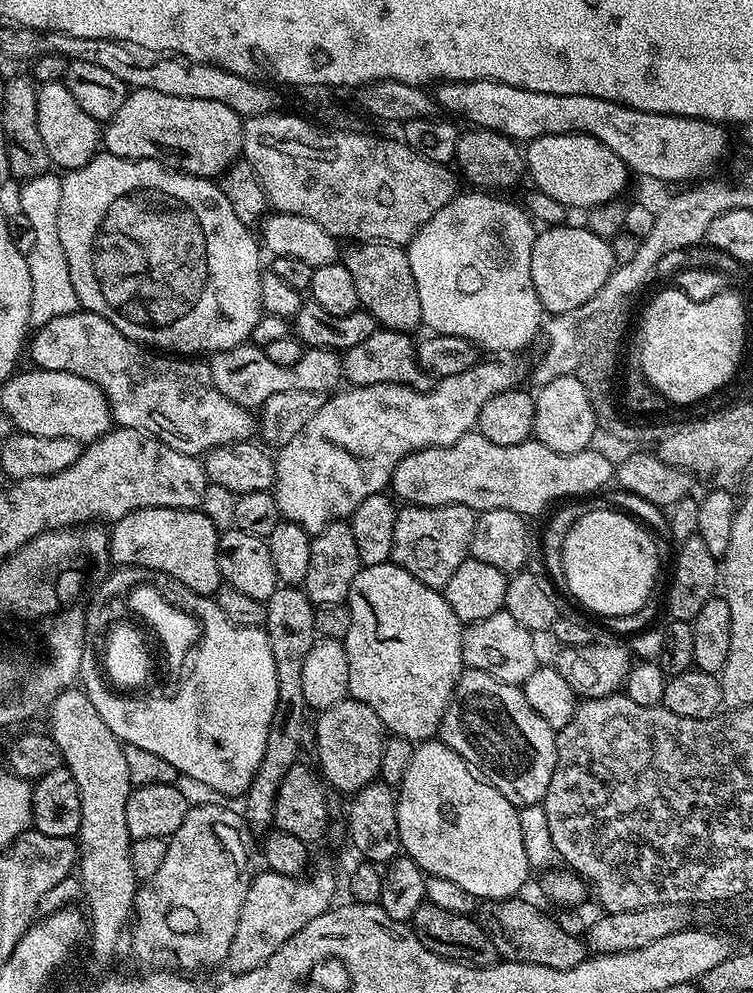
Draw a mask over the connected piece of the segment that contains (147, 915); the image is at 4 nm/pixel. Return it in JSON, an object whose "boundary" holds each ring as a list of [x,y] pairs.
{"boundary":[[[200,804],[189,807],[186,818],[182,826],[168,840],[168,849],[166,850],[166,859],[162,862],[162,867],[158,869],[158,874],[154,878],[143,881],[142,886],[137,887],[136,903],[134,905],[134,924],[136,920],[136,929],[132,932],[132,952],[141,960],[148,964],[152,970],[183,970],[185,973],[192,974],[195,968],[216,968],[225,963],[228,959],[230,942],[234,942],[234,930],[238,930],[238,918],[242,910],[242,902],[246,902],[248,885],[252,882],[254,875],[253,869],[248,869],[248,844],[244,841],[244,835],[249,835],[250,829],[244,823],[243,815],[232,808],[223,808],[220,804]]]}

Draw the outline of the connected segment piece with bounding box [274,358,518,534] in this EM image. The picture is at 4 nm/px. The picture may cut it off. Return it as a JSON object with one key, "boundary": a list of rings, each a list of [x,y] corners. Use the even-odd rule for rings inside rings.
{"boundary":[[[487,358],[481,359],[474,366],[470,366],[470,370],[462,370],[462,374],[454,374],[453,376],[437,379],[434,390],[429,392],[419,392],[401,384],[371,384],[370,386],[348,386],[335,394],[329,395],[325,399],[324,405],[318,410],[318,414],[314,414],[314,418],[310,418],[310,422],[306,422],[306,426],[302,426],[299,434],[294,438],[290,438],[288,445],[279,449],[278,455],[275,457],[276,482],[274,495],[278,502],[278,510],[281,517],[294,522],[298,526],[302,526],[309,534],[322,531],[326,525],[333,524],[335,520],[347,521],[351,517],[352,512],[358,510],[358,506],[362,506],[362,502],[366,502],[366,498],[370,498],[370,494],[384,492],[391,485],[392,471],[395,470],[402,458],[406,458],[412,452],[420,452],[423,448],[449,448],[454,442],[458,442],[458,438],[468,435],[476,427],[478,414],[482,414],[482,406],[486,406],[486,402],[490,402],[490,398],[494,398],[494,394],[508,392],[511,388],[517,387],[518,384],[510,365],[499,364],[496,361],[499,359],[496,358],[488,359],[492,360],[487,360]]]}

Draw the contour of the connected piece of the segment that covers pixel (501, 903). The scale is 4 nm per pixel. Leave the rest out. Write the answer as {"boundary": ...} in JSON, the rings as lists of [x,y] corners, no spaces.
{"boundary":[[[521,898],[489,900],[478,908],[478,923],[484,927],[490,942],[504,960],[526,962],[534,966],[550,966],[550,970],[570,970],[588,959],[590,952],[585,941],[558,928],[548,916],[543,916],[532,904]]]}

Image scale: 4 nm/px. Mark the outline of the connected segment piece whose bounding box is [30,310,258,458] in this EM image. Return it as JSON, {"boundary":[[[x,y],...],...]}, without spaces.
{"boundary":[[[83,310],[54,318],[39,325],[35,332],[30,340],[31,363],[46,370],[78,374],[78,378],[94,382],[108,400],[112,419],[119,427],[142,430],[166,446],[197,458],[227,444],[251,441],[257,435],[257,417],[249,409],[230,402],[214,386],[214,378],[203,359],[177,358],[141,346],[126,338],[106,318]]]}

